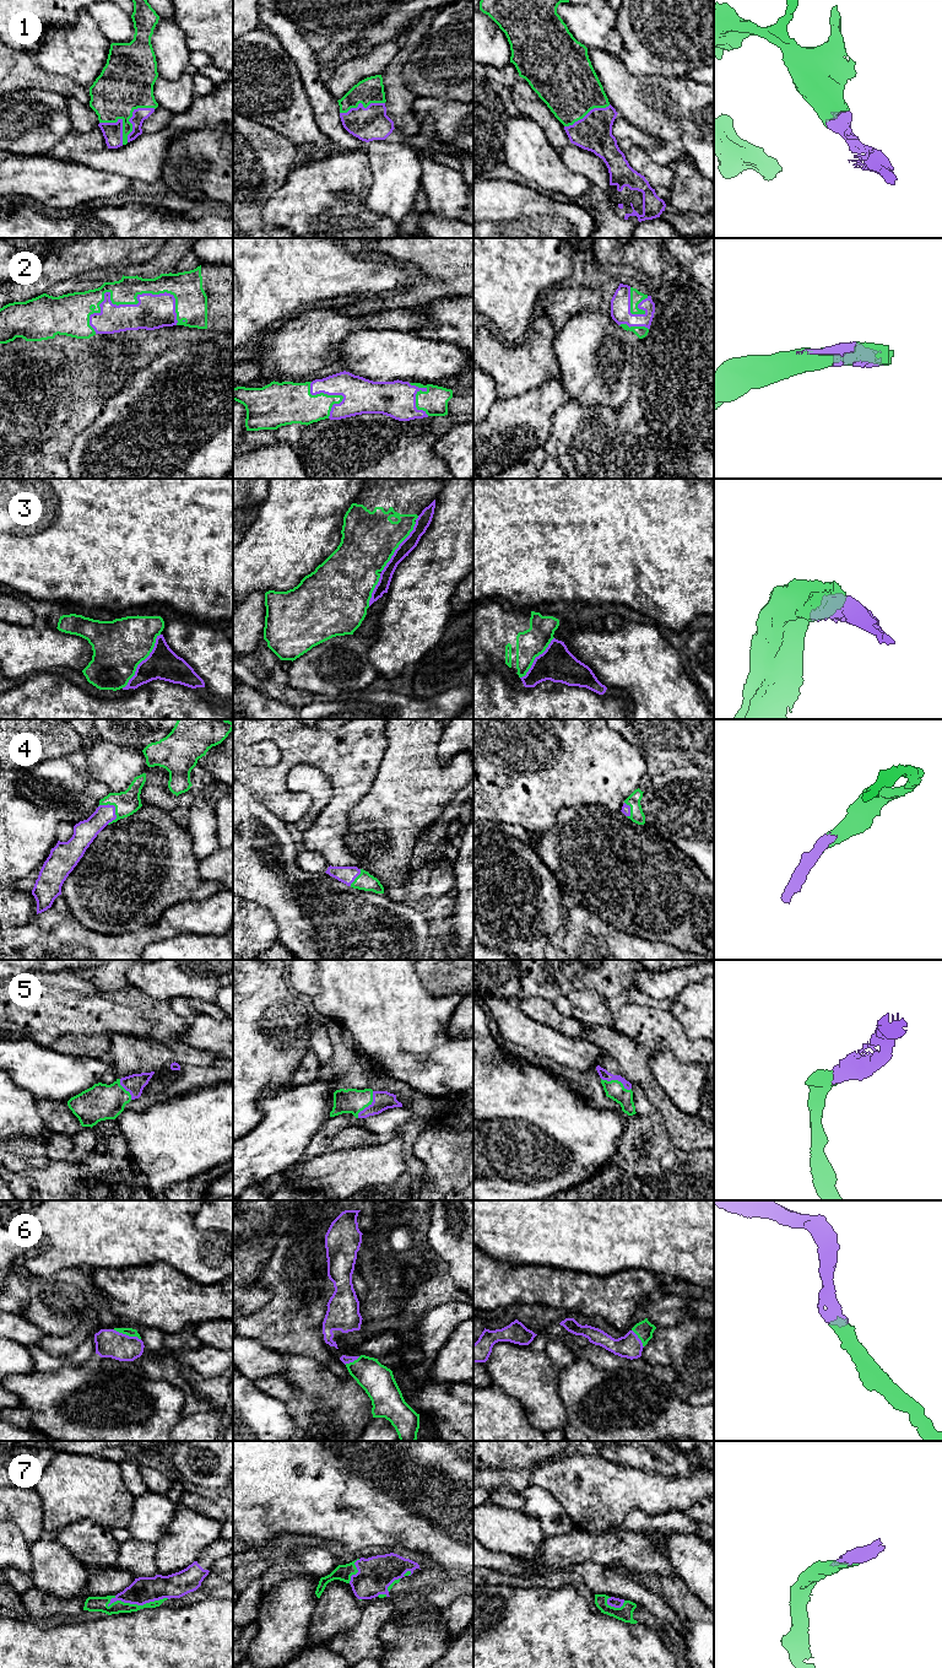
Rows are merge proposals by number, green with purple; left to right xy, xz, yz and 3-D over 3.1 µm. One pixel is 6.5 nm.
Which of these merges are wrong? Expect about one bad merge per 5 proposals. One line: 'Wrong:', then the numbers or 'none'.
Wrong: 3

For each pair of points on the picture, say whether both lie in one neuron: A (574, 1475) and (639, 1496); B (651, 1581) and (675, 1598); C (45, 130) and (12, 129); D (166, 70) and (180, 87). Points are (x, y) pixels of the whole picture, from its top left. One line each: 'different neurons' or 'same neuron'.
A: same neuron
B: same neuron
C: same neuron
D: different neurons

